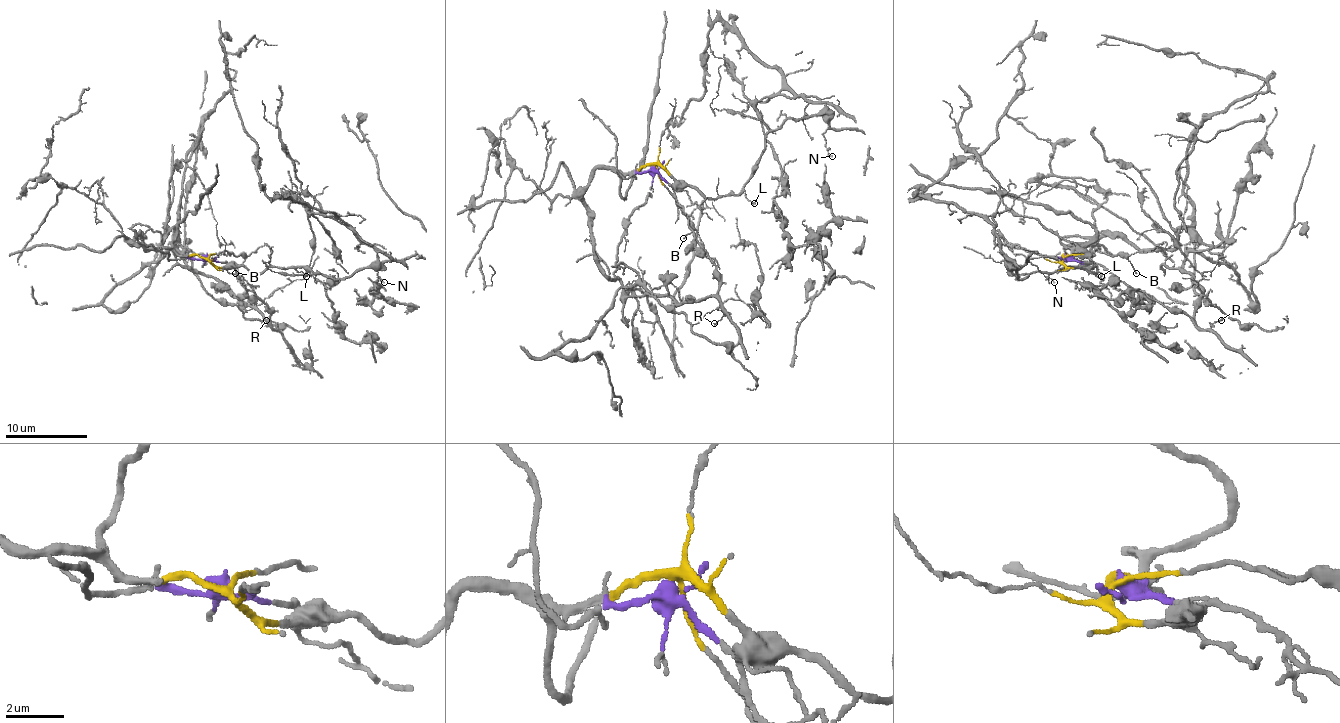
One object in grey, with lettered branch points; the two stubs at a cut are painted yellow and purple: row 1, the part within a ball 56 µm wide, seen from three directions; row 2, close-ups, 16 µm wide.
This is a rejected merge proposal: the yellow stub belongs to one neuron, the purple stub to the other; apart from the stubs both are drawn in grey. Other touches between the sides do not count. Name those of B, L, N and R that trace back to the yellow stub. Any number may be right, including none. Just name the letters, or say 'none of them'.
B, L, N

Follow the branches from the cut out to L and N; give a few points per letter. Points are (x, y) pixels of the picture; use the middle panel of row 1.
L: (654, 166), (658, 164), (697, 186), (707, 197), (742, 193), (754, 203)
N: (654, 166), (707, 197), (736, 195), (765, 137), (787, 119), (812, 115), (828, 125), (832, 156)

